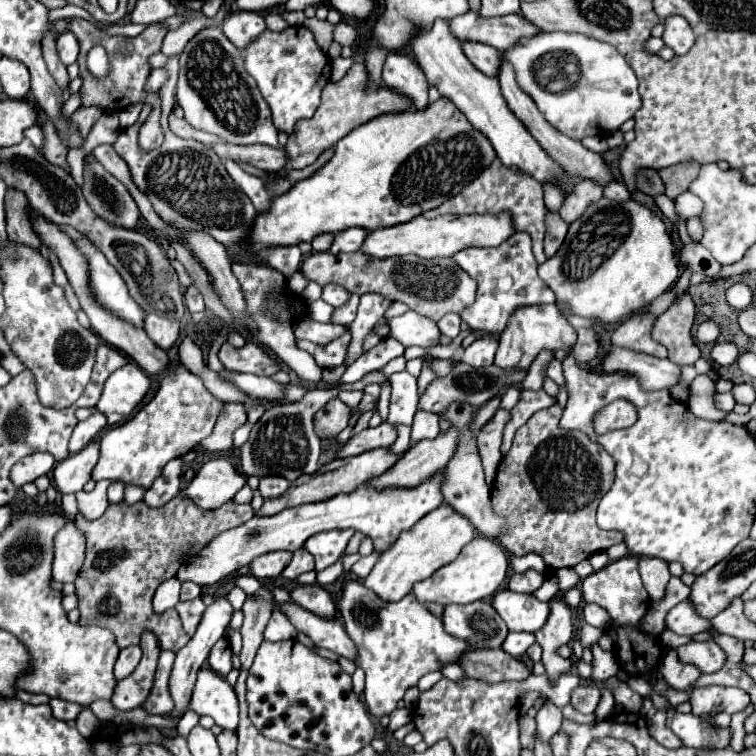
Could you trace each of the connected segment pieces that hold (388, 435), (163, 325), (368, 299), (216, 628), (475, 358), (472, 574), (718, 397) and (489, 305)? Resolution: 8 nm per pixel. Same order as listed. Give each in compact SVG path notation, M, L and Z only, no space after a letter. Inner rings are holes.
M383 422L377 428L365 428L361 434L353 436L351 440L347 440L339 452L337 458L345 458L345 456L357 456L361 452L373 450L373 448L389 448L397 438L397 430L395 426Z
M147 314L145 318L145 332L147 336L163 350L169 350L179 338L181 324L177 320L167 320L157 314Z
M363 294L361 302L359 302L357 318L349 326L351 336L353 338L357 338L357 336L365 338L371 332L371 328L383 320L383 314L389 306L391 304L383 298L379 298L379 294Z
M227 596L215 598L215 602L211 606L207 606L207 610L203 612L203 618L201 618L201 622L197 626L197 632L191 636L187 646L177 652L177 658L175 658L175 664L173 664L173 670L171 670L171 678L169 678L169 690L171 690L171 696L175 700L175 710L169 716L183 716L189 710L187 704L189 704L189 698L191 698L191 688L195 686L195 672L199 672L199 668L203 668L213 644L225 634L233 612L235 610L229 604Z
M479 336L471 346L465 348L461 362L469 364L473 368L491 366L495 352L497 352L497 338L495 336Z
M477 536L461 550L461 554L451 564L439 568L431 578L417 582L413 586L413 596L421 604L427 604L427 602L437 602L443 606L471 604L475 600L491 598L503 584L507 568L509 568L509 558L507 558L507 552L501 548L501 544L495 540Z
M715 394L715 406L723 412L731 412L735 406L735 400L731 394Z
M515 232L509 240L505 240L499 248L467 248L457 252L455 262L477 280L477 298L471 308L461 312L461 318L473 330L485 330L491 334L501 334L505 330L507 318L519 306L531 304L551 304L555 302L555 294L551 288L537 276L537 260L531 252L531 236L527 232Z

